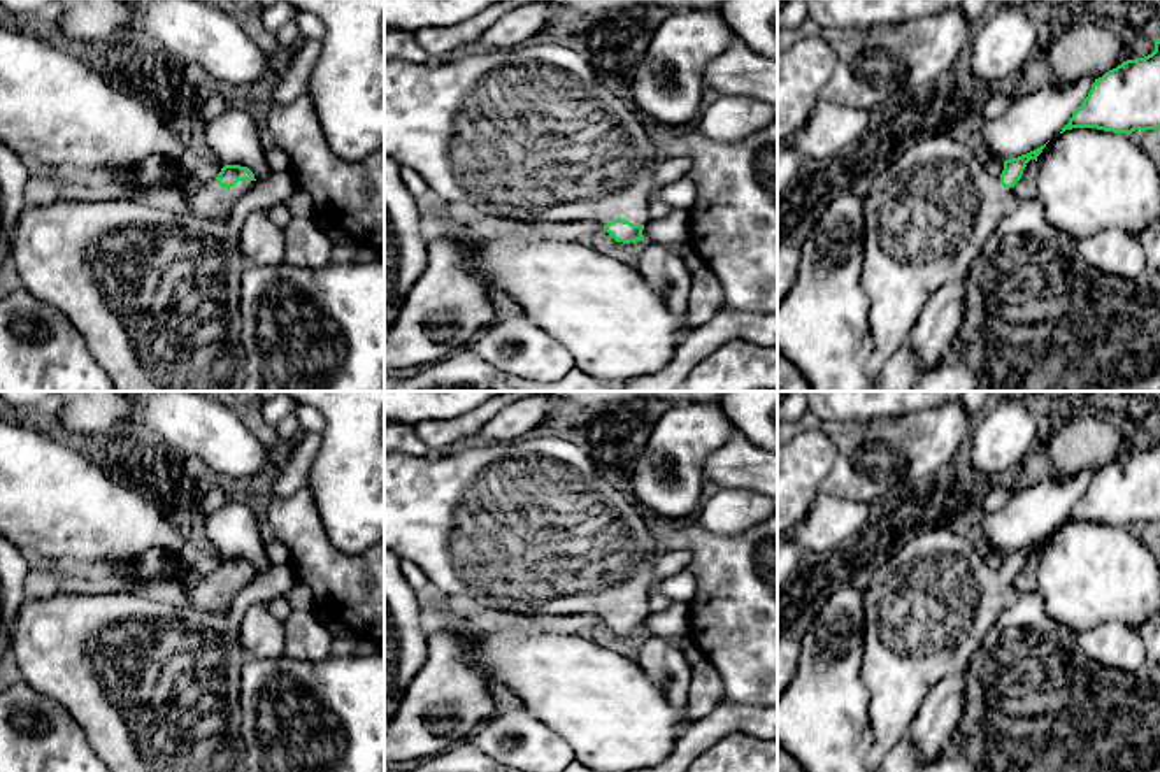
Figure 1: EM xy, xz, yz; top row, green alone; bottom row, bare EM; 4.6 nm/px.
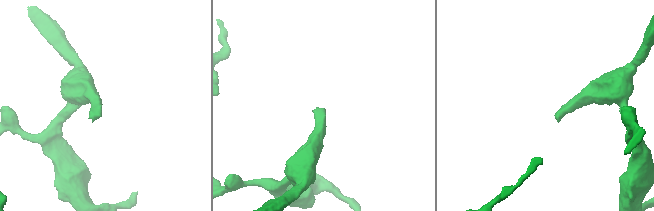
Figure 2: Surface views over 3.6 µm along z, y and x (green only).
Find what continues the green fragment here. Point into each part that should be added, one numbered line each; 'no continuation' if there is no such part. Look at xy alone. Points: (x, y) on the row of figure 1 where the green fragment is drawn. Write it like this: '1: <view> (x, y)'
1: xy (209, 200)

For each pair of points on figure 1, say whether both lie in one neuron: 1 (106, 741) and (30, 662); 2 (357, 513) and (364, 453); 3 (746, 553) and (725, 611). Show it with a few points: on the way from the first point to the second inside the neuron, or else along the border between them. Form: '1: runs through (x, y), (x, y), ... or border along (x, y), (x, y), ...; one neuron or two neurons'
1: runs through (97, 718), (53, 674); one neuron
2: runs through (362, 499), (364, 467); one neuron
3: runs through (746, 567), (746, 590), (739, 597); one neuron

